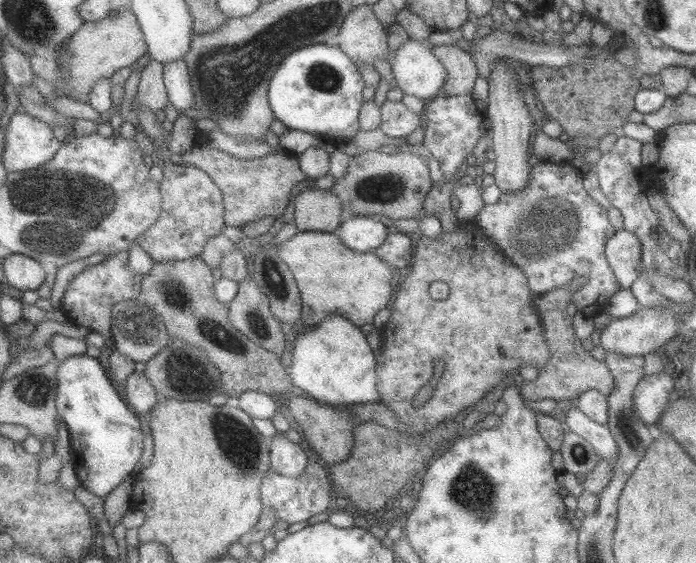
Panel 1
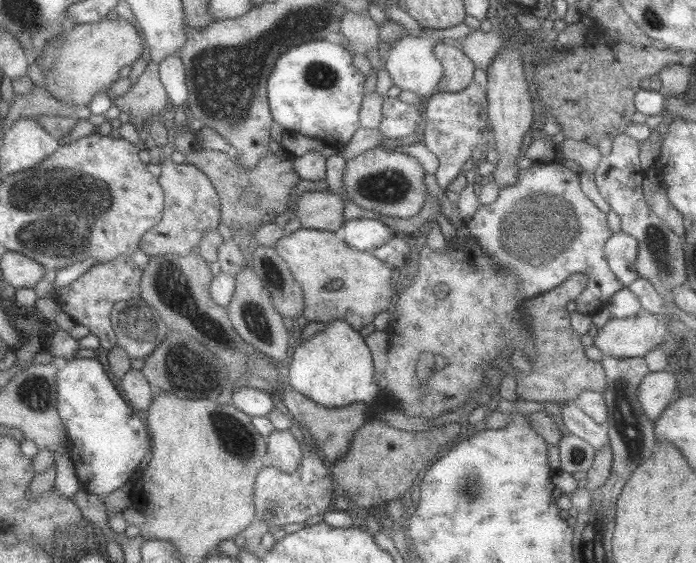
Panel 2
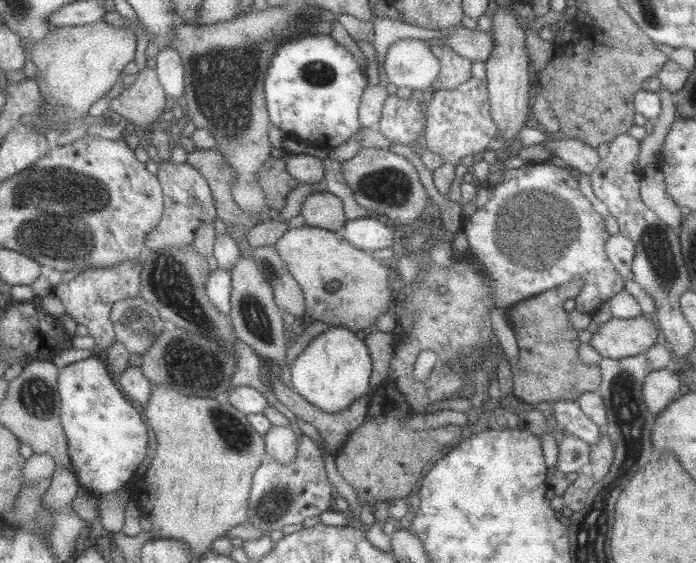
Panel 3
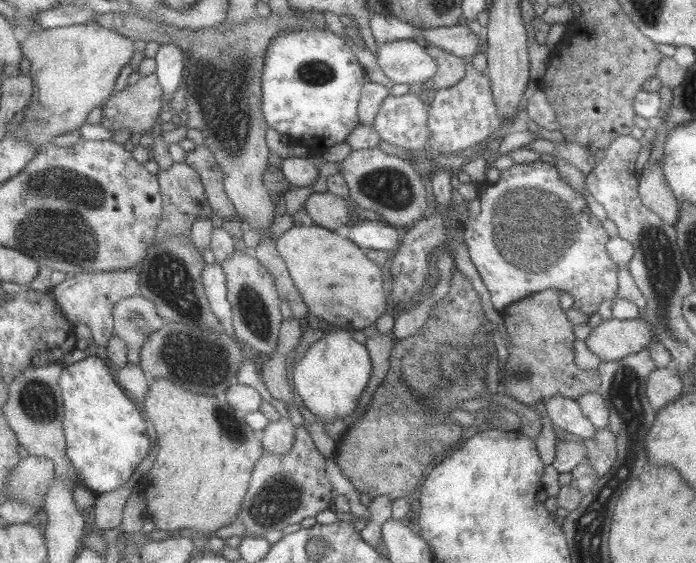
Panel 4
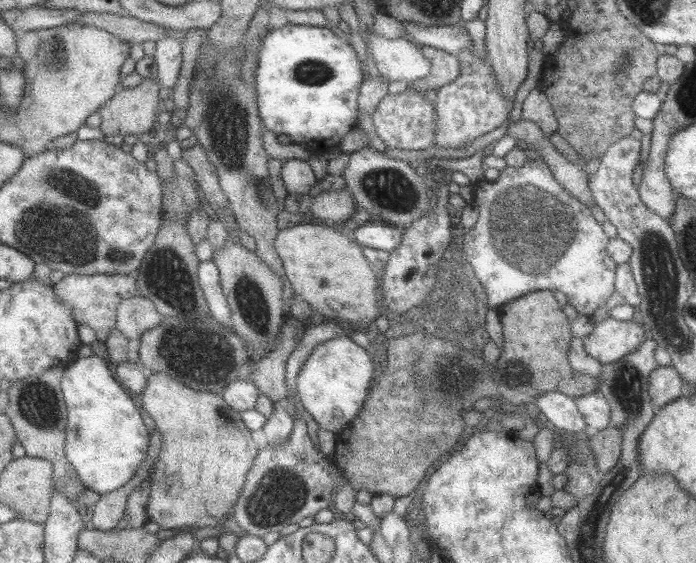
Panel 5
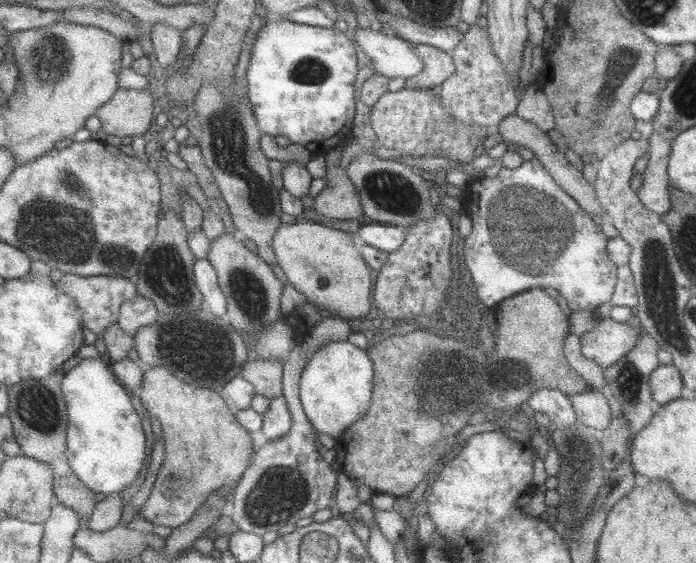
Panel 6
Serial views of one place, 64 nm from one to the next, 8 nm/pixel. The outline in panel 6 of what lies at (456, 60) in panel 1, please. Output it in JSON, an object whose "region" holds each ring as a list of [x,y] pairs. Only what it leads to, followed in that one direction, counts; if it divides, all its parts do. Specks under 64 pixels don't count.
{"region":[[[417,44],[414,47],[414,52],[424,63],[424,68],[422,72],[405,79],[406,88],[438,89],[438,86],[455,73],[454,61],[447,52],[427,44]]]}

